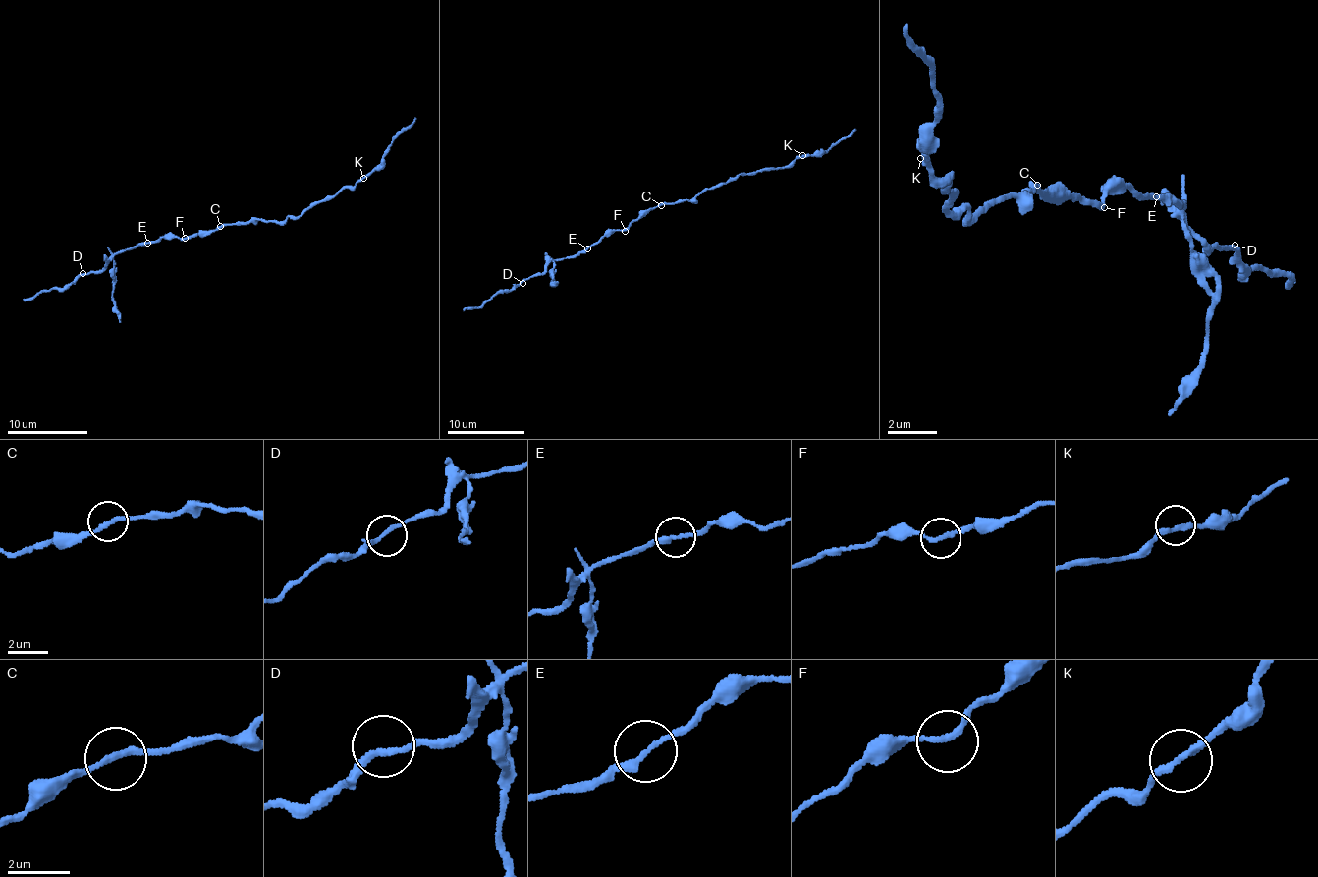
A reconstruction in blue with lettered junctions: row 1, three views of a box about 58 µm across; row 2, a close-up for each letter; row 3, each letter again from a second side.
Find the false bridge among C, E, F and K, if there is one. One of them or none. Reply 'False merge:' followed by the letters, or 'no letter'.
False merge: E

